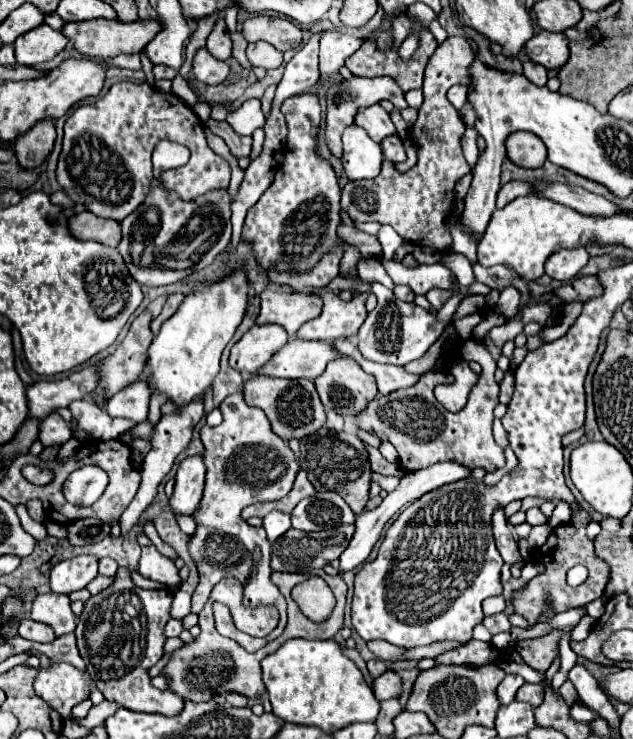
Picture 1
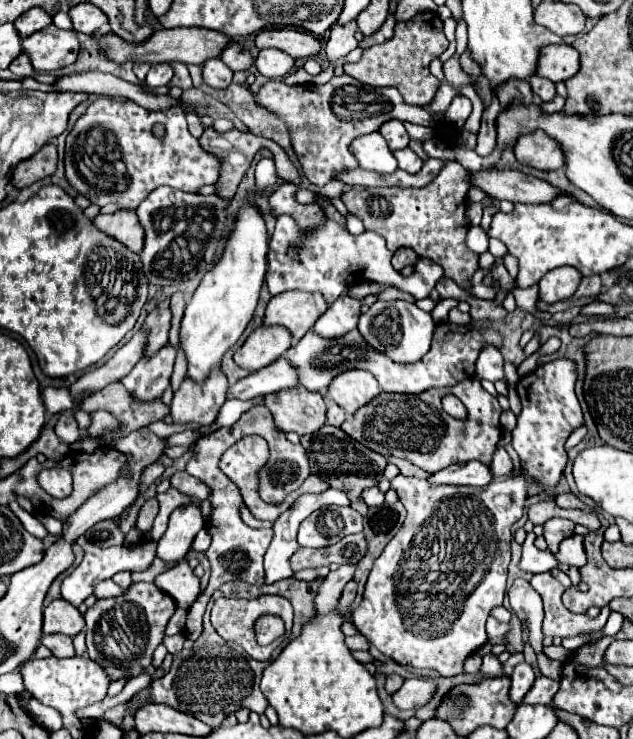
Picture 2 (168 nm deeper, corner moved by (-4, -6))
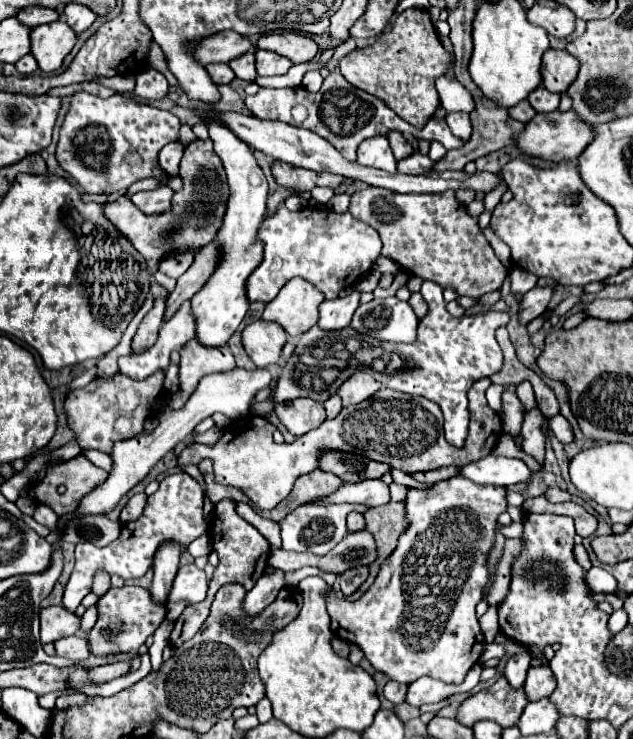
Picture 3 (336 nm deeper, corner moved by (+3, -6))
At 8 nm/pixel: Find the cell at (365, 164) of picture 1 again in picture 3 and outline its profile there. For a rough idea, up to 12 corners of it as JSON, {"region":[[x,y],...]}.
{"region":[[388,138],[364,140],[358,164],[396,172]]}

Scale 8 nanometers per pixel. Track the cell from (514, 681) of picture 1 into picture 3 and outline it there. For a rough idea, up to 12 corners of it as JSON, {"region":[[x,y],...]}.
{"region":[[526,650],[508,658],[504,676],[514,688],[524,686],[530,668]]}

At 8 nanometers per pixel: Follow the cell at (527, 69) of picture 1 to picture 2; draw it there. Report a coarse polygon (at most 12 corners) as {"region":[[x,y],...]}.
{"region":[[539,74],[529,78],[539,100],[549,102],[555,96],[555,84]]}

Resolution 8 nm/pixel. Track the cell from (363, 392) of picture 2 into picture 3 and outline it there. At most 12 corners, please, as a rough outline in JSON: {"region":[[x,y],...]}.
{"region":[[354,372],[340,388],[344,406],[380,390],[368,372]]}

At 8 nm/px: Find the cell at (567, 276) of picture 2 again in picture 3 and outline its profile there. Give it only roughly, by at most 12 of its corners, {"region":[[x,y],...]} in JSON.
{"region":[[534,286],[526,292],[518,312],[526,326],[548,308],[554,288]]}

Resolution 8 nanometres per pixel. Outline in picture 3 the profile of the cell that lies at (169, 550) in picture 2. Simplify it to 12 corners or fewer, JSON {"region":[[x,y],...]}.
{"region":[[160,546],[154,556],[154,602],[168,600],[178,570],[180,546]]}

